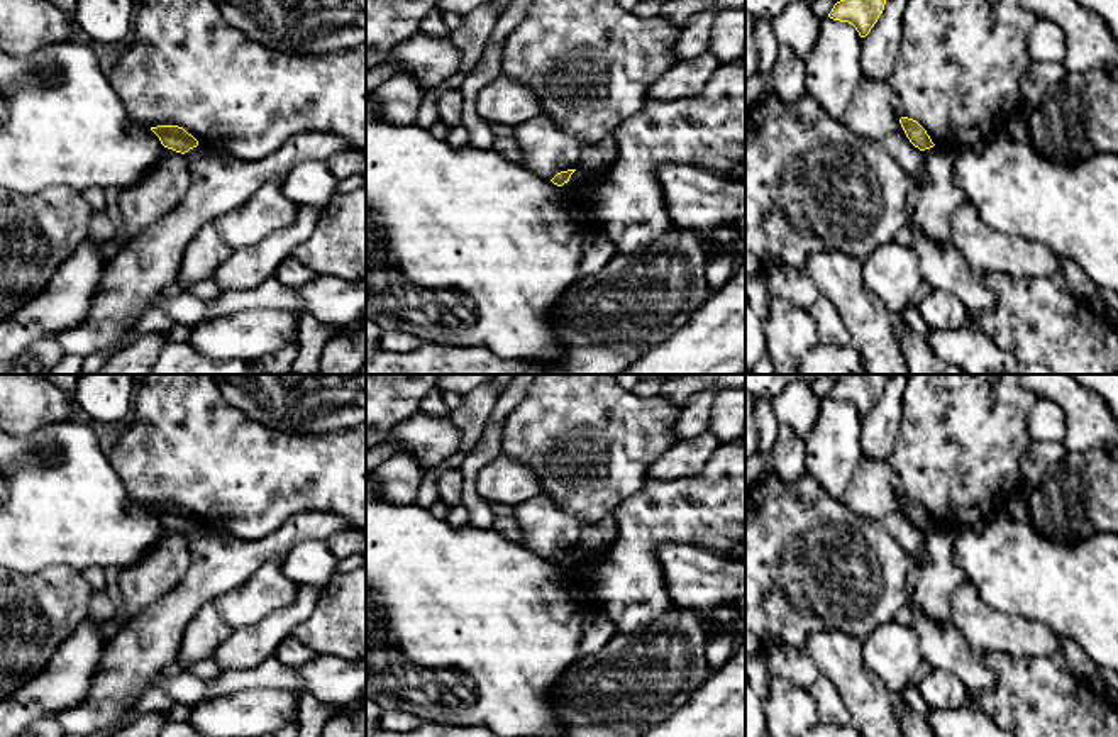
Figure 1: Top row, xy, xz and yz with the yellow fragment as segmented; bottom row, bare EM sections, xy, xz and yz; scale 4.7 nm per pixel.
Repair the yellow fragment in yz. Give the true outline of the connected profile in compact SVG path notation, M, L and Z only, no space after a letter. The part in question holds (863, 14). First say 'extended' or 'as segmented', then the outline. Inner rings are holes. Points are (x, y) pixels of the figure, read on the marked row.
as segmented; M840 0L828 17L852 24L859 36L866 37L883 14L884 5L886 0Z

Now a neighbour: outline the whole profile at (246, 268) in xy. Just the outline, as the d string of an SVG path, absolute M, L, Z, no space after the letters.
M300 205L296 220L264 237L252 247L232 249L227 261L219 264L208 280L220 291L252 290L276 274L278 266L315 230L322 207Z

